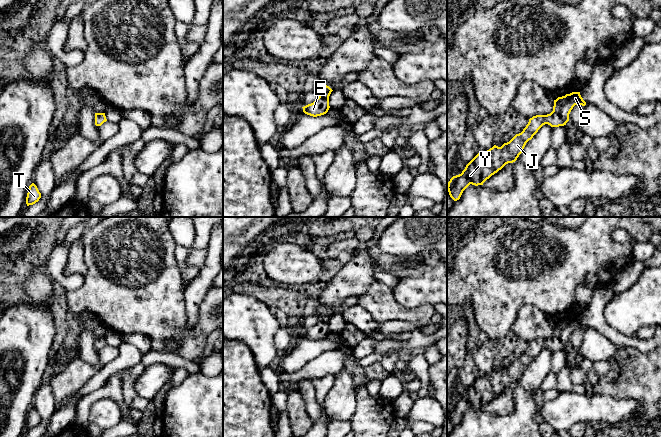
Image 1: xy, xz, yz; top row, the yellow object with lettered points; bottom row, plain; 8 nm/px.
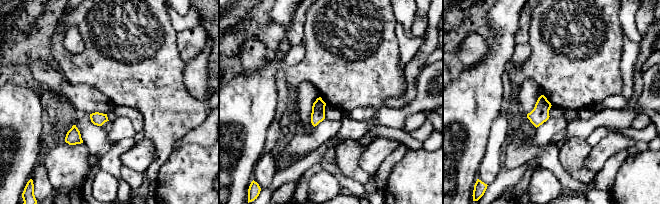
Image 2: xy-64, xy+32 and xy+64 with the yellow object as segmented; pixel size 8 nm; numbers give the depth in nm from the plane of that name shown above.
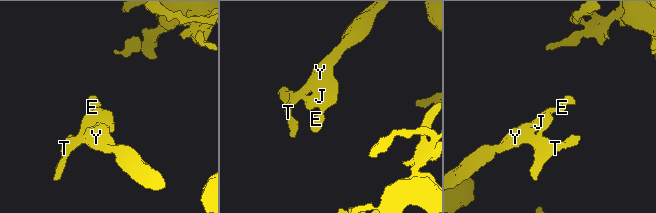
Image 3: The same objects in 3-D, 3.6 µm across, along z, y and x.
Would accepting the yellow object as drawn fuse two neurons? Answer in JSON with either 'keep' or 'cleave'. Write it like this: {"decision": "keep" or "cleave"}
{"decision": "keep"}

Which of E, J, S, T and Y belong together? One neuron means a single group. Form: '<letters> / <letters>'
E J S T Y

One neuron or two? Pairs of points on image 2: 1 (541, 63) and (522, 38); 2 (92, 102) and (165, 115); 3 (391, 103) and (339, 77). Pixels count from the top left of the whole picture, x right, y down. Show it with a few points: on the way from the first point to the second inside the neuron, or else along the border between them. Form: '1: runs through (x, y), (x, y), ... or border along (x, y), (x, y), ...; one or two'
1: border along (531, 19), (527, 42); two
2: border along (97, 88), (114, 105); two
3: border along (405, 94), (387, 97), (385, 107); two

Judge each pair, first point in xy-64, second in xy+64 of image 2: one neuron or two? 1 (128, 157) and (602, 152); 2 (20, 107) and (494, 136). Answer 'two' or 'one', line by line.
1: one
2: two

